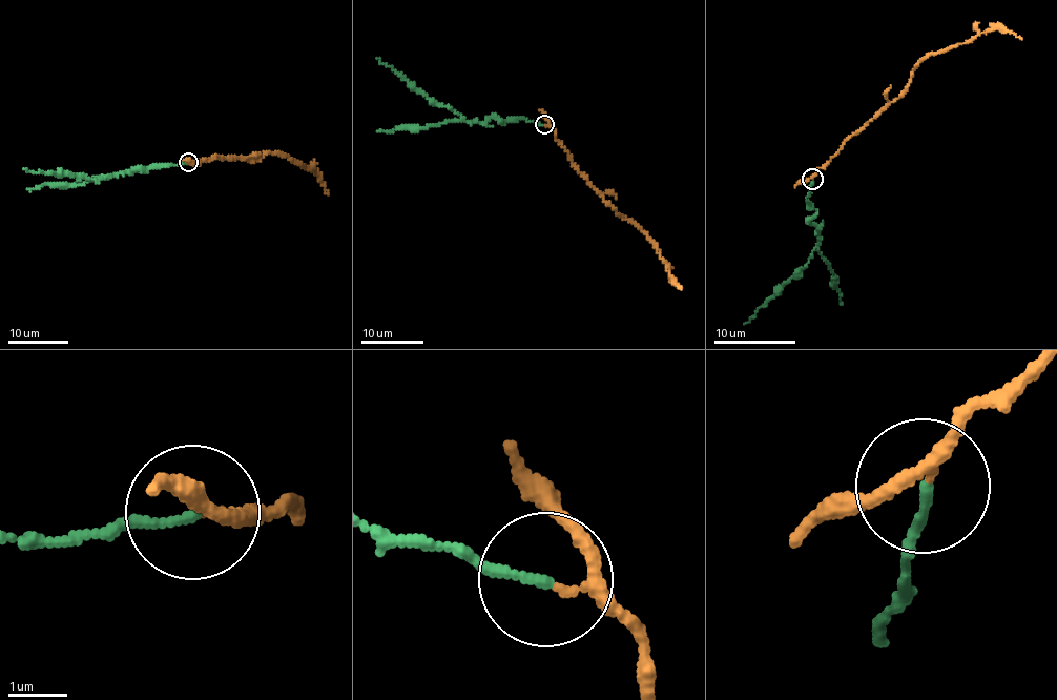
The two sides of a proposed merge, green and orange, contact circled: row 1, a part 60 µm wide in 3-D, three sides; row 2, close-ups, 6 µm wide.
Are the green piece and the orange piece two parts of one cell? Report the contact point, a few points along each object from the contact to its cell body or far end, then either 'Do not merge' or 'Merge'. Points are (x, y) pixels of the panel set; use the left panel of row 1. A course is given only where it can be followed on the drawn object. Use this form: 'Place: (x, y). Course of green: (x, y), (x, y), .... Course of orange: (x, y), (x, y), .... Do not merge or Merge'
Place: (188, 162). Course of green: (189, 163), (135, 168), (130, 173), (97, 181), (61, 171), (24, 170). Course of orange: (189, 163), (216, 156), (248, 159), (267, 152), (284, 155), (306, 169), (312, 169), (327, 194). Do not merge

